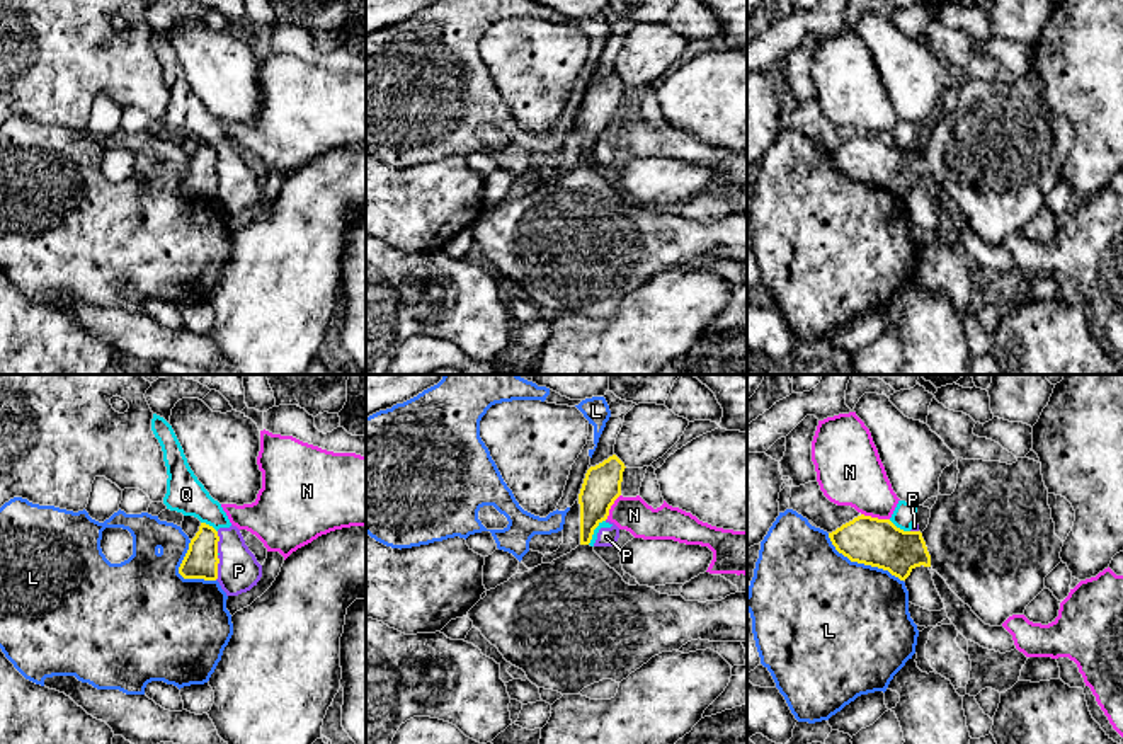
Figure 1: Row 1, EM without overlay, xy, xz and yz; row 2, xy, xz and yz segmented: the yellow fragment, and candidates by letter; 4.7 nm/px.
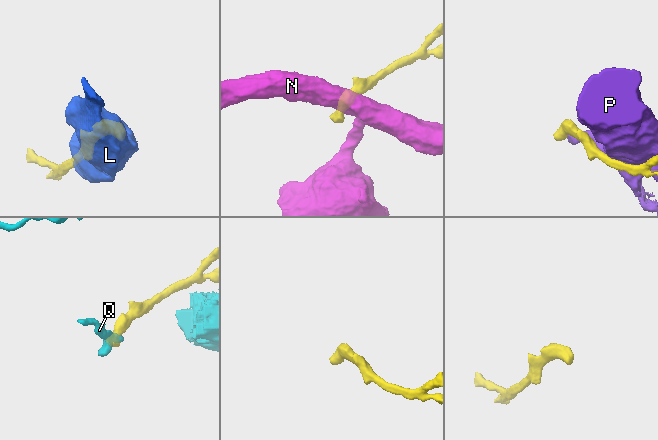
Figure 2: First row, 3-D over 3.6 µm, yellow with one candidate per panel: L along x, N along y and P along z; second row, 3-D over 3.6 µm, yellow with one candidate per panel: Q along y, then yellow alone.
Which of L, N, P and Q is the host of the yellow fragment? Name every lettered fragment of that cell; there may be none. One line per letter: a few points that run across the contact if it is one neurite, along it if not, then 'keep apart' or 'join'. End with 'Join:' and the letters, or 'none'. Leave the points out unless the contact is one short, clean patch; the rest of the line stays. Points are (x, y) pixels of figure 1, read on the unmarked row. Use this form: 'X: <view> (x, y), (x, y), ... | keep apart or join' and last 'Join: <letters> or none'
L: keep apart
N: yz (861, 131), (889, 138) | keep apart
P: keep apart
Q: yz (889, 138), (909, 150) | keep apart
Join: none

